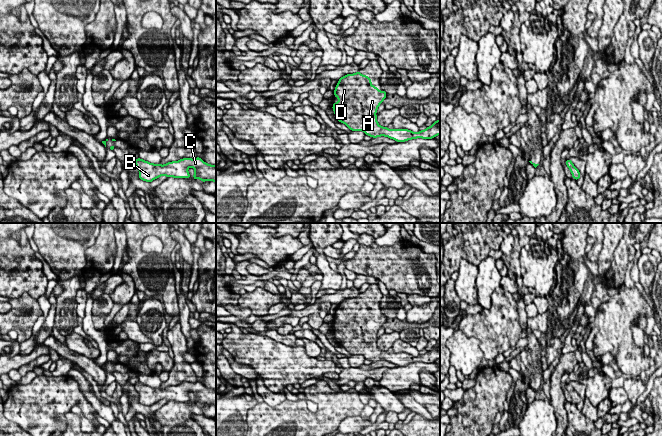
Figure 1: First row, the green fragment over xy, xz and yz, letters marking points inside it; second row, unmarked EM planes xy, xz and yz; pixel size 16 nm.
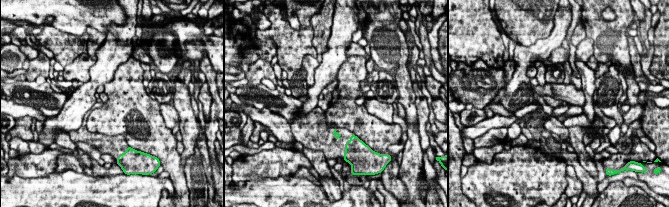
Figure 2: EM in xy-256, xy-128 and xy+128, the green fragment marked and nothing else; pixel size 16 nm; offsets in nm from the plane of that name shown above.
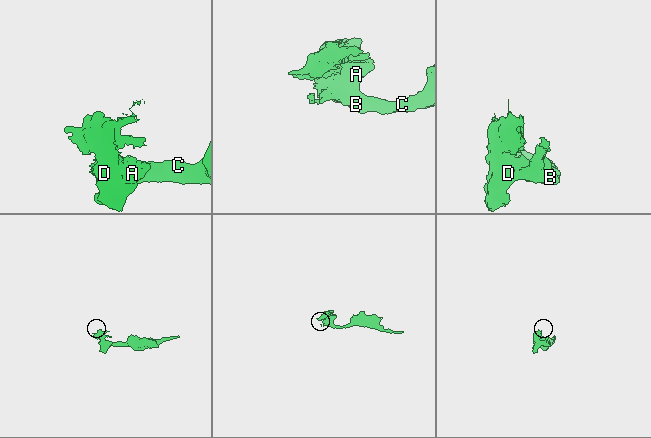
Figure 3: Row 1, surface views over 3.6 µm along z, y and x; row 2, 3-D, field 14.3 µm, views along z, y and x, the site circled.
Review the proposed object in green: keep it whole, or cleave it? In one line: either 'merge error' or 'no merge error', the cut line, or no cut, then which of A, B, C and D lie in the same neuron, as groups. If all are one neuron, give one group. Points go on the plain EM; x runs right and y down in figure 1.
no merge error; no cut; A B C D

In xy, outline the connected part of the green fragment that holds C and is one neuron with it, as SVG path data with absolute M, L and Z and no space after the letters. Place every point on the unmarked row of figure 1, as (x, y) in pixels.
M200 381L182 382L179 385L167 386L165 389L153 388L141 382L137 382L134 386L139 394L139 402L149 407L162 399L167 402L191 402L188 396L189 391L195 394L193 403L216 406L216 390L205 387Z

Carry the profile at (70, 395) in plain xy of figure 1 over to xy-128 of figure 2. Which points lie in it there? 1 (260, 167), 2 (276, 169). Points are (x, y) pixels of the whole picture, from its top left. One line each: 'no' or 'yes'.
1: yes
2: yes

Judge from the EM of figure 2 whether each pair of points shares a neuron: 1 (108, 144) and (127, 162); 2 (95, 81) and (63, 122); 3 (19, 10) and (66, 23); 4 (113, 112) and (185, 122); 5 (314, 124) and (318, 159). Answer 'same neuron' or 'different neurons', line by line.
1: same neuron
2: same neuron
3: same neuron
4: different neurons
5: different neurons

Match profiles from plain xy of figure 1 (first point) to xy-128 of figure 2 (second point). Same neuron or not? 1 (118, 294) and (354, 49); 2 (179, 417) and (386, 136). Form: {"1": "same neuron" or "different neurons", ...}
{"1": "different neurons", "2": "different neurons"}

